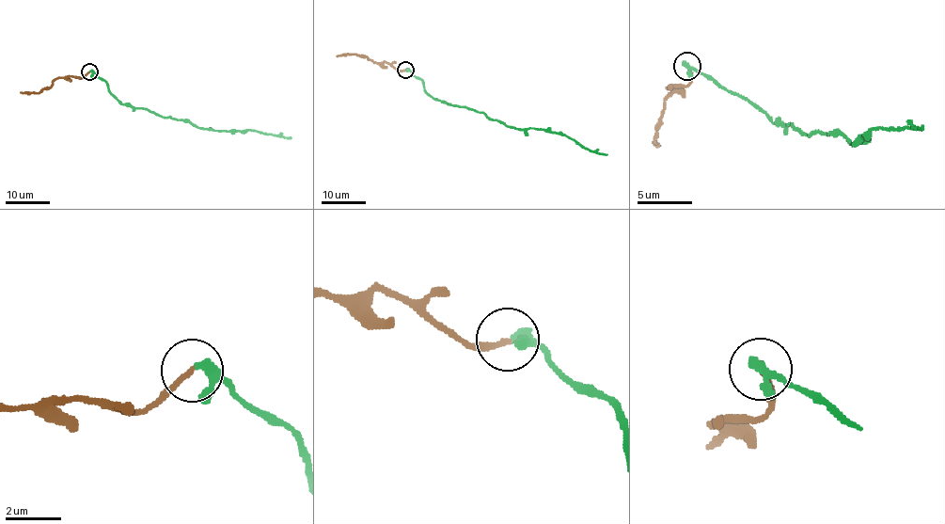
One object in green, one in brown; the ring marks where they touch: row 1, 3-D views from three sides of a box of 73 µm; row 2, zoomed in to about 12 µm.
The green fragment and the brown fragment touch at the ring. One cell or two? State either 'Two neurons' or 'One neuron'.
One neuron

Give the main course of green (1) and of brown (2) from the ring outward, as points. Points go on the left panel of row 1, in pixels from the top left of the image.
1: (90, 71), (103, 79), (122, 103), (149, 109), (163, 117), (187, 119), (200, 128), (249, 130), (291, 137)
2: (89, 71), (81, 78), (58, 77), (39, 92), (20, 91)

